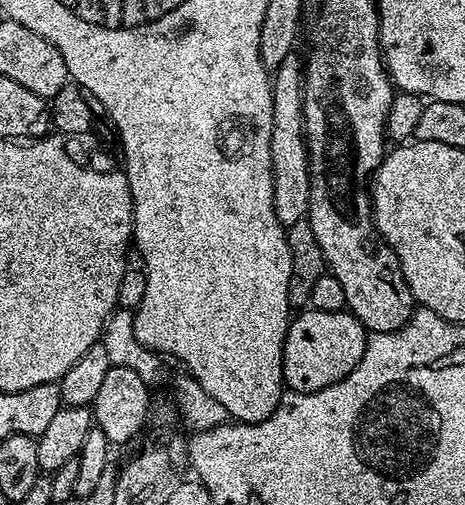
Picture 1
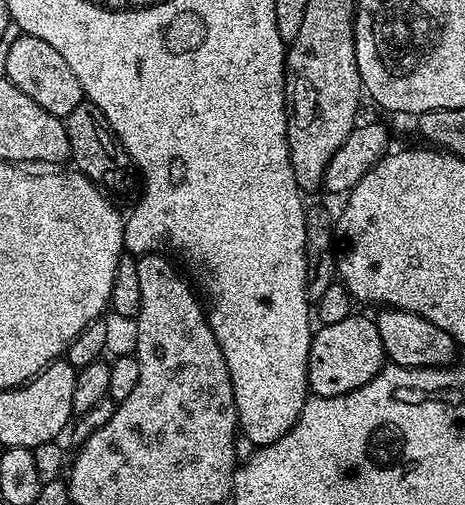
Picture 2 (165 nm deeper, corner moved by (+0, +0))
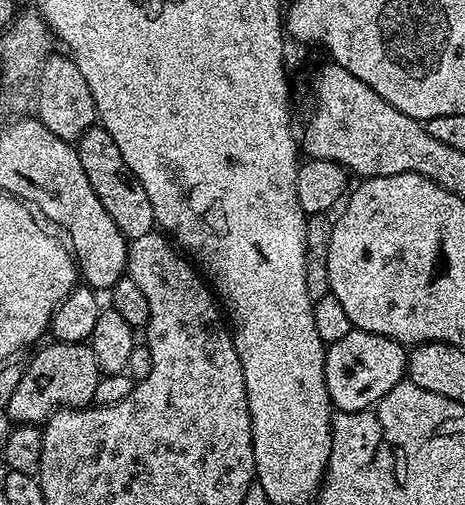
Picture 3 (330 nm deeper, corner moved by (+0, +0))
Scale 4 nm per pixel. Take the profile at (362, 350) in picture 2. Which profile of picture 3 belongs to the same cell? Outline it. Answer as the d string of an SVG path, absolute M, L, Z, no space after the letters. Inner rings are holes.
M353 330L346 338L327 345L324 354L326 386L332 399L333 409L341 412L366 412L375 409L376 404L394 386L405 379L408 371L408 352L405 345L382 334Z

